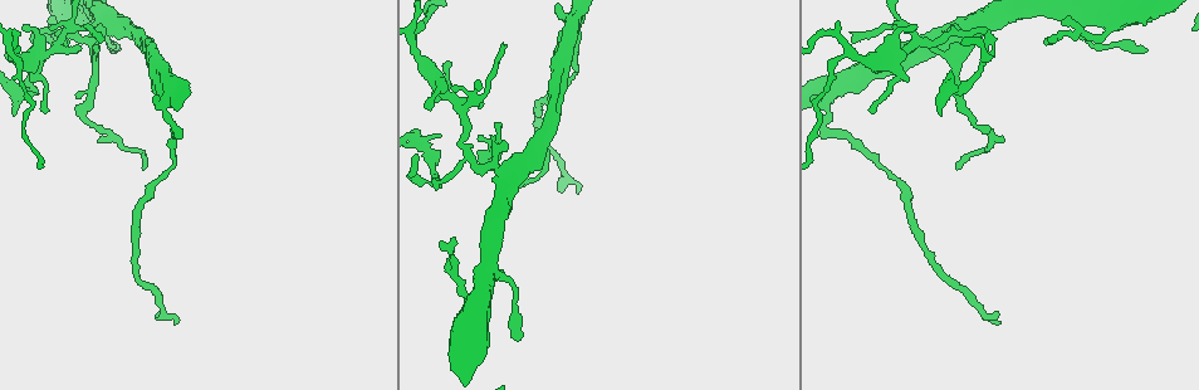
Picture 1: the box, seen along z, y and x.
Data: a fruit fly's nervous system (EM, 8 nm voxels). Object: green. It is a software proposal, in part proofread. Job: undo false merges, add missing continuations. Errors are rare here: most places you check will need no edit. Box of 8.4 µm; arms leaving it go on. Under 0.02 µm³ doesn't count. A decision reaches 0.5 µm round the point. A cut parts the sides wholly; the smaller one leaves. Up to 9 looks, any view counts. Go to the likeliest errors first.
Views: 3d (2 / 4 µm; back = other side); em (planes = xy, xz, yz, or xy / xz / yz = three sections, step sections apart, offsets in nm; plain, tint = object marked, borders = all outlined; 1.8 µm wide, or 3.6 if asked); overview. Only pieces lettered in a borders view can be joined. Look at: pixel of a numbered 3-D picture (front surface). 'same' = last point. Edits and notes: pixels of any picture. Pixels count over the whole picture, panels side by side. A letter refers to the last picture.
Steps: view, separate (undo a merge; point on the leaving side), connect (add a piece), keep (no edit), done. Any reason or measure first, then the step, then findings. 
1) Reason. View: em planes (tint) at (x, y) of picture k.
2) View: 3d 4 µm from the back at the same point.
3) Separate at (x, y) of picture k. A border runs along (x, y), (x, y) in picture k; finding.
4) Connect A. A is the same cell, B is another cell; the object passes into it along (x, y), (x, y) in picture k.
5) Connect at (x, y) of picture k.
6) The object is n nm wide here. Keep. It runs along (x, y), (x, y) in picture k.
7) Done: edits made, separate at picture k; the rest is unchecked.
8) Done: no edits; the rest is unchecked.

Sharp bend. View: 3d 2 µm from the back at (990, 36) of picture 1.

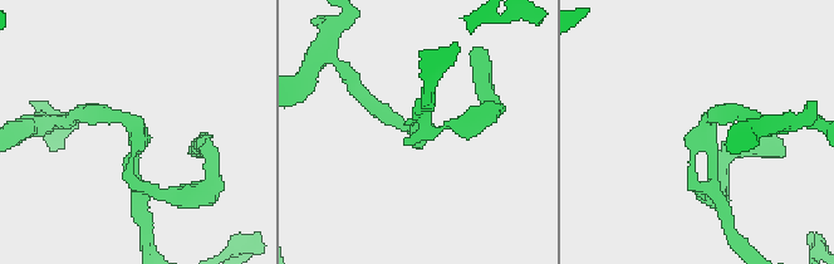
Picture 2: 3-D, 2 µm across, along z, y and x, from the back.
View: em planes (tint) at (137, 138) of picture 2.

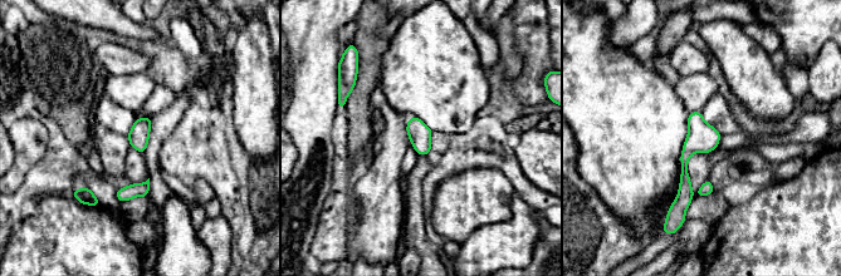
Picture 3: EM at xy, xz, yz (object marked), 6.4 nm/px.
View: em planes (borders) at the same point.

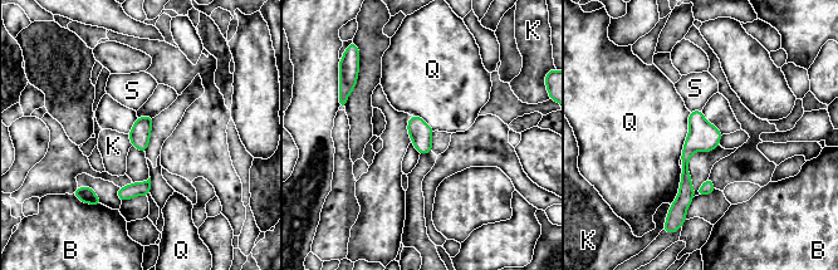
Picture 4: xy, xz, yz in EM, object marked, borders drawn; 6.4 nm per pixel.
Keep. B, K, Q and S are other cells; it runs along (699, 113), (677, 206) in picture 4; continuous, no second cell.

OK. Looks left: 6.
Abrupt turn. View: em xy step 4 (tint) at (482, 163) of picture 1.

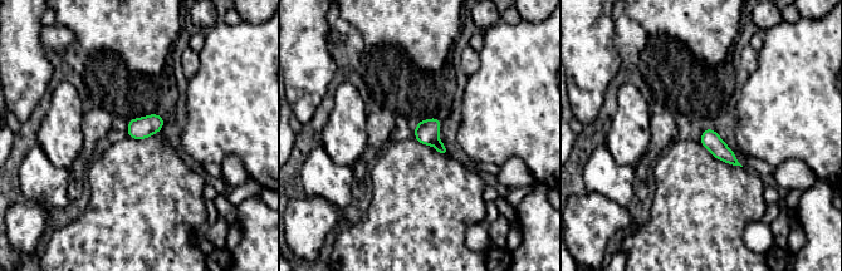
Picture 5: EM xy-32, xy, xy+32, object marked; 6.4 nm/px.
Cut it another way. View: em planes (borders) at the same point.

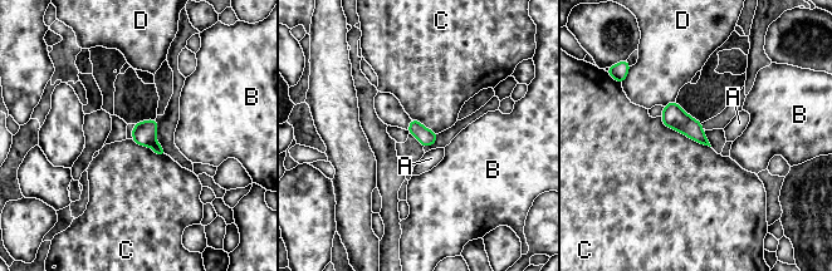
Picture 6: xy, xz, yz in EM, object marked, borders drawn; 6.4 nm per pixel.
Keep. A, B, C and D are other cells; a border runs along (660, 117), (666, 126), (710, 147) in picture 6; all the same cell.

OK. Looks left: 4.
View: em yz step 8 (borders) at (1082, 24) of picture 1.

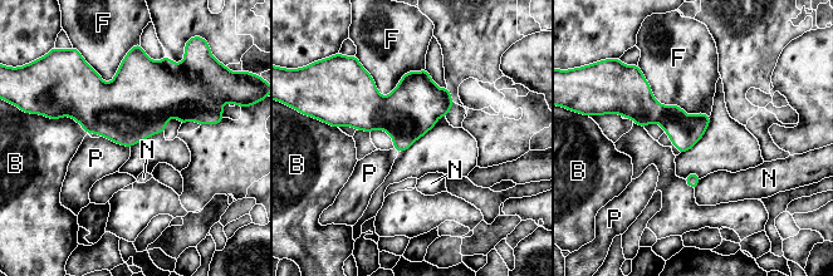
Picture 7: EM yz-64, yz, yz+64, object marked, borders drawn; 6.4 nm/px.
Cut it another way. View: em planes (borders) at the same point.

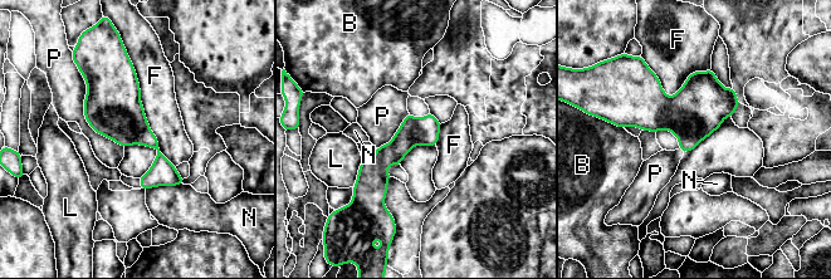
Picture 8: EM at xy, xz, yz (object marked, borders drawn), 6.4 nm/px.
Keep. B, F, L, N and P are other cells; it runs along (429, 117), (377, 167), (377, 202) in picture 8; continuous, no second cell.

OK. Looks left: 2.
Free end. View: em xz step 4 (borders) at (504, 46) of picture 1.

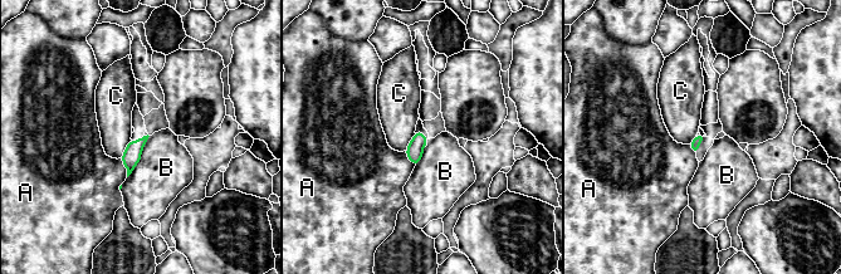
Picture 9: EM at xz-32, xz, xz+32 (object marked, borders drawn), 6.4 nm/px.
Keep. A, B and C are other cells; none of them fits.

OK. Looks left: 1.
Done: no edits; the rest is unchecked.

